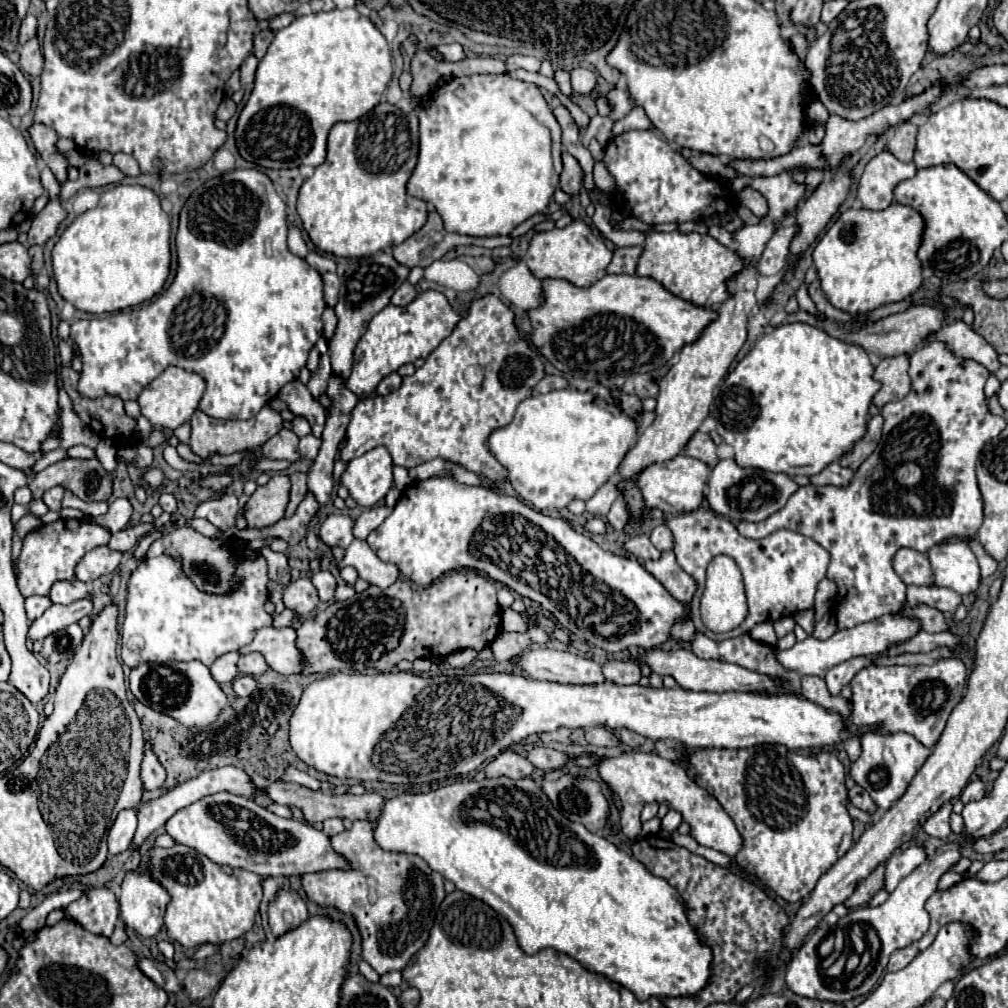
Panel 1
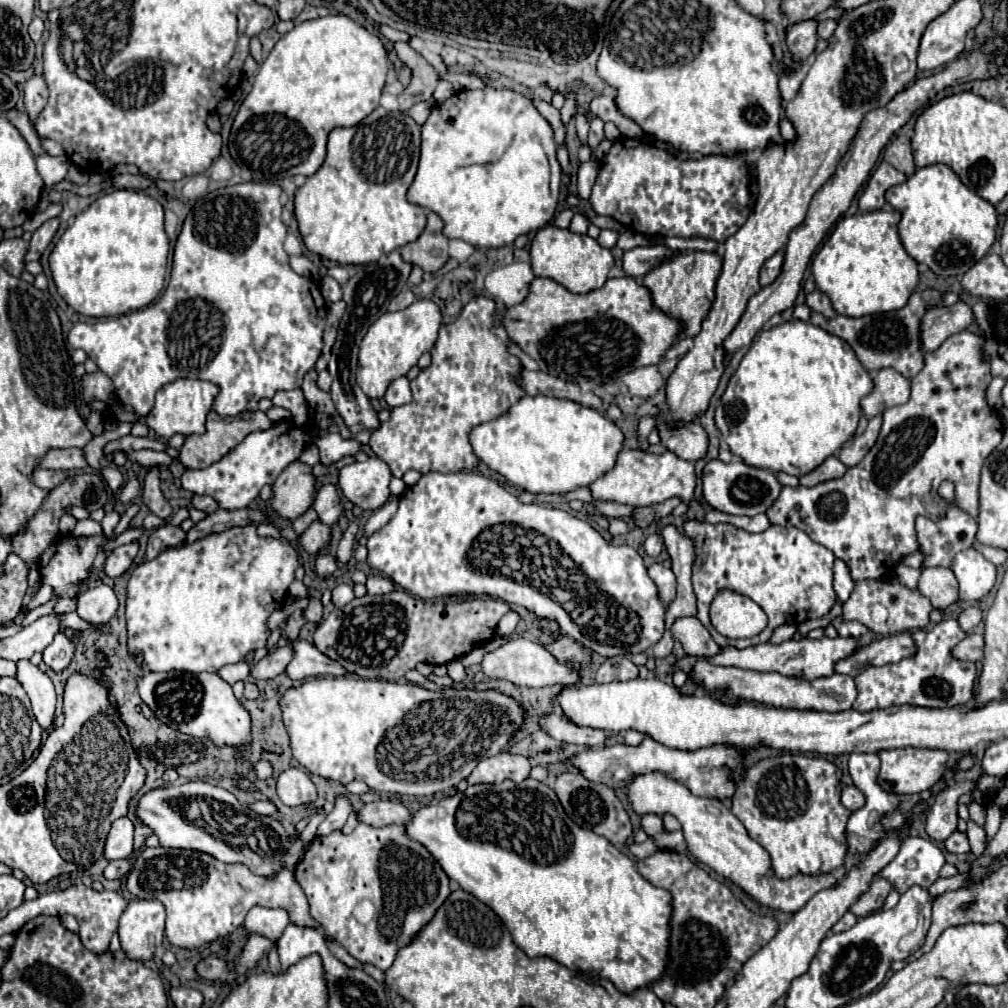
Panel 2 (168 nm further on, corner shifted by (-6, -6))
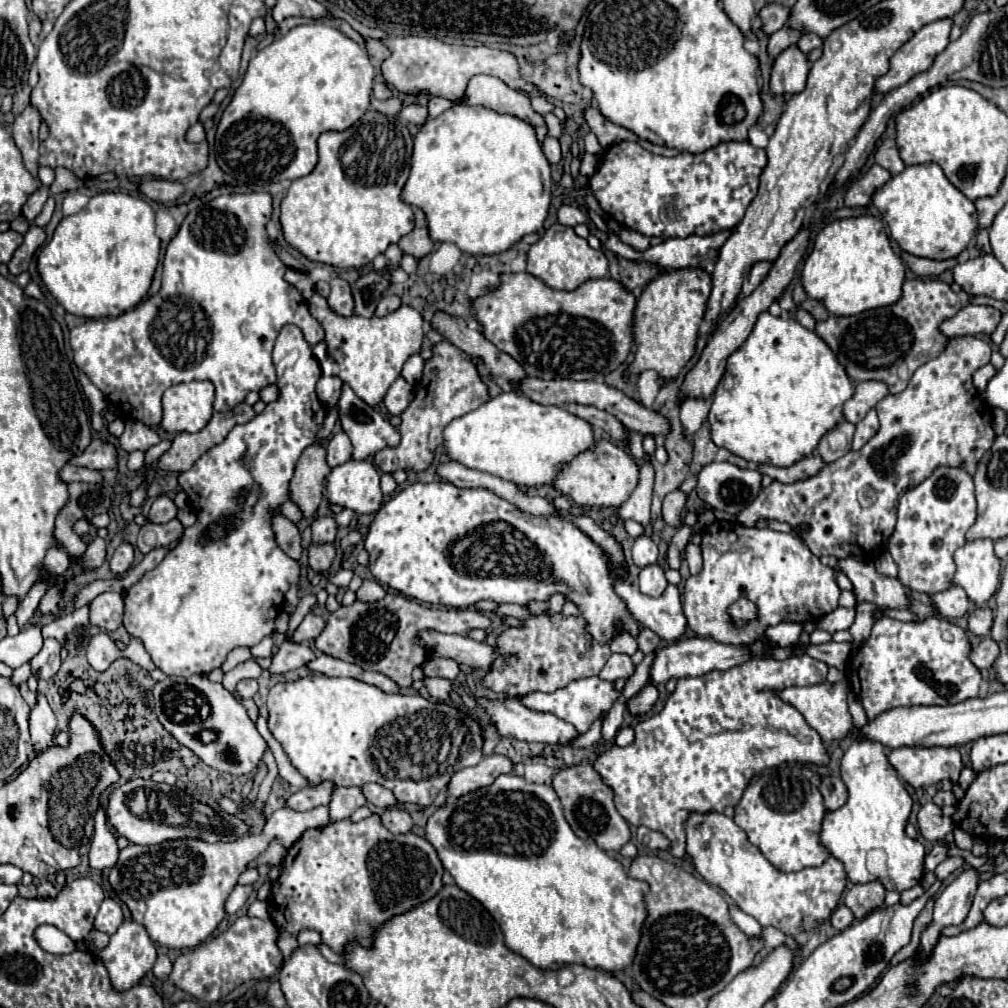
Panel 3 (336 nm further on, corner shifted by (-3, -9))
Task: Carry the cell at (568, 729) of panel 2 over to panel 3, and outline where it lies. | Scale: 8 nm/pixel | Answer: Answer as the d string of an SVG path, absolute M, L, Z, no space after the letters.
M478 698L478 704L482 704L490 712L490 716L496 722L496 726L498 726L502 736L512 736L512 738L526 740L526 742L546 742L546 744L552 744L552 746L568 746L568 744L572 744L572 740L576 740L580 736L580 732L574 726L568 726L568 722L556 718L554 714L528 710L516 698L506 698L506 700L484 700L484 698Z

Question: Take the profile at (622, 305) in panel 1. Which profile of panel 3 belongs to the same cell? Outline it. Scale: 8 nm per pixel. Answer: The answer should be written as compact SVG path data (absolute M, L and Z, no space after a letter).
M502 274L502 284L474 300L476 318L482 324L484 336L498 346L498 350L510 354L530 378L568 378L568 380L596 380L622 366L634 346L634 308L636 296L612 278L588 280L572 292L554 290L540 278L522 274Z

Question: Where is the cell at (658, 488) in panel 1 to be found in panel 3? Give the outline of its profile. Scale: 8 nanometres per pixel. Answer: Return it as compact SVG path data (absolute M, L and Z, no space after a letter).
M598 440L598 446L594 450L582 452L572 460L572 464L562 466L562 472L554 482L556 490L570 496L576 504L584 508L610 508L610 506L616 508L630 498L636 486L638 486L636 460L622 446L616 446L608 440Z

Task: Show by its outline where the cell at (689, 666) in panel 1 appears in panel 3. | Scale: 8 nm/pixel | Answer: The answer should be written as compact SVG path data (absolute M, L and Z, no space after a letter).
M842 680L842 682L836 682L836 684L820 682L820 684L814 684L814 686L784 688L784 690L778 690L778 698L784 700L786 704L794 706L804 716L804 720L822 736L824 742L840 742L852 730L852 716L848 712L848 702L846 702L848 692L850 692L848 682Z

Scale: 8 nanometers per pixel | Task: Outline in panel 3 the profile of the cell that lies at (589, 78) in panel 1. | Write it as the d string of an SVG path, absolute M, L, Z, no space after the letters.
M546 114L544 118L546 118L546 126L548 126L548 136L560 138L560 134L562 134L562 122L554 114Z

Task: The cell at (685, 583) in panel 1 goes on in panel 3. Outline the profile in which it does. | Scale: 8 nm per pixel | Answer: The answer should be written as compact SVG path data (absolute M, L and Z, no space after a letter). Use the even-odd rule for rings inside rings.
M652 564L652 566L642 568L640 574L638 574L638 586L640 586L640 590L642 590L646 596L660 596L660 594L664 594L668 582L666 582L666 578L664 578L662 566ZM640 576L642 576L642 582L640 582Z

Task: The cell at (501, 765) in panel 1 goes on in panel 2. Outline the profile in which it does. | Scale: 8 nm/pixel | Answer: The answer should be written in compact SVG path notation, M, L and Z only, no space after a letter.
M501 751L495 757L489 757L481 761L473 773L467 777L469 785L475 783L503 783L505 779L511 779L515 783L523 781L529 777L531 765L527 757L523 755L513 755L509 751Z

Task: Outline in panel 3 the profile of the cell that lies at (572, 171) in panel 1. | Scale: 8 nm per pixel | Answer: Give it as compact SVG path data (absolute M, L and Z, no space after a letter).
M546 138L542 142L542 148L544 148L544 154L546 154L546 158L548 158L550 164L560 162L562 156L560 156L560 142L558 142L558 138Z

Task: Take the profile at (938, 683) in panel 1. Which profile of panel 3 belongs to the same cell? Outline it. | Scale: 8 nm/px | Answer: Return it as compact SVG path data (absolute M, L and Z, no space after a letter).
M888 616L880 618L870 638L856 650L846 678L858 696L868 720L896 706L936 704L948 706L978 696L982 676L968 658L970 642L966 632L944 618L920 622L900 622Z

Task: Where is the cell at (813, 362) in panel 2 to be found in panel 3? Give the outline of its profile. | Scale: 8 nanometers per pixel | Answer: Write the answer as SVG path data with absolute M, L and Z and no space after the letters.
M762 312L748 340L728 358L726 374L716 388L708 414L710 434L716 446L730 450L750 464L792 466L792 462L800 462L800 458L812 454L822 436L844 420L844 402L854 392L854 382L848 378L844 366L836 362L836 354L832 354L830 346L816 332L810 332L792 318L782 320L770 312Z

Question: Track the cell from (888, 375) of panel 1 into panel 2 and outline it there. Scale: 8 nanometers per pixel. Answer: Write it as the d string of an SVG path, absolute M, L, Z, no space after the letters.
M881 369L873 377L873 391L861 399L861 411L867 419L887 407L901 405L909 399L911 383L895 369Z

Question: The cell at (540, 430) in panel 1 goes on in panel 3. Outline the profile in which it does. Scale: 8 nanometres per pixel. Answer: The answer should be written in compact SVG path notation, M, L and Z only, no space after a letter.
M502 392L480 408L452 420L444 428L448 456L468 468L514 482L524 488L550 486L560 464L572 462L580 450L596 446L594 430L582 418L560 406L544 406L516 392Z

